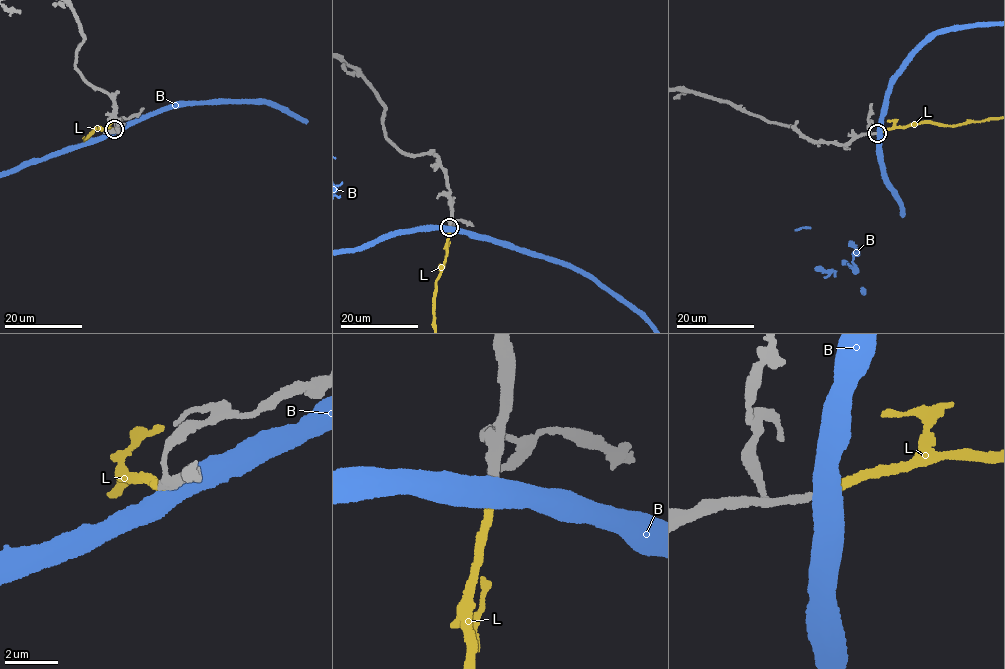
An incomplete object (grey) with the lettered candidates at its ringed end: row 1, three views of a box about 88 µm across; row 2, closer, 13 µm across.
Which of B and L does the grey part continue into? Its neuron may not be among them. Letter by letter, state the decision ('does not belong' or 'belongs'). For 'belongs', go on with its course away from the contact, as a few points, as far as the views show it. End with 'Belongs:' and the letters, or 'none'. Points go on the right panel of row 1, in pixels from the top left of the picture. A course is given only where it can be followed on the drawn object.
B: does not belong
L: belongs
Belongs: L

